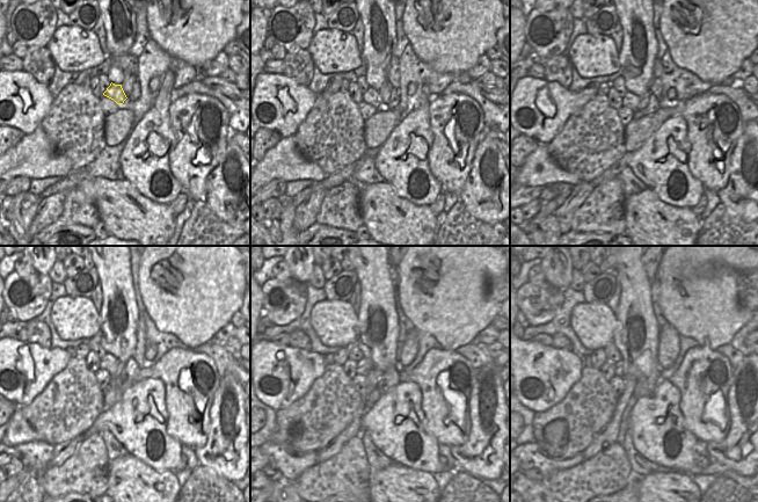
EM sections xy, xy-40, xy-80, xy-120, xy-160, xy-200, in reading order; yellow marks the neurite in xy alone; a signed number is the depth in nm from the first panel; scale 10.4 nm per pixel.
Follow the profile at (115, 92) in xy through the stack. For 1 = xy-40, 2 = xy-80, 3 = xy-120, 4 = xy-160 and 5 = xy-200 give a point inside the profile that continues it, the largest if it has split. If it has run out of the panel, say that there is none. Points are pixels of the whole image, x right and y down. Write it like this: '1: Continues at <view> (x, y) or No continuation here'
1: Continues at xy-40 (371, 96)
2: Continues at xy-80 (629, 100)
3: Continues at xy-120 (108, 362)
4: Continues at xy-160 (365, 365)
5: Continues at xy-200 (620, 370).

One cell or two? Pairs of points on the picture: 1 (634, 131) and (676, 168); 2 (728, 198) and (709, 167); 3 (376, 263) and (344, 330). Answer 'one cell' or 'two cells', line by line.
1: two cells
2: two cells
3: two cells

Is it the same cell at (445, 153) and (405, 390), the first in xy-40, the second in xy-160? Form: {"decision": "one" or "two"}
{"decision": "two"}

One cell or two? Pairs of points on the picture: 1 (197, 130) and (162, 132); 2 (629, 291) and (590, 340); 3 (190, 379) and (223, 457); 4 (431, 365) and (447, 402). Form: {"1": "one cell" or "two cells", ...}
{"1": "two cells", "2": "two cells", "3": "two cells", "4": "one cell"}

